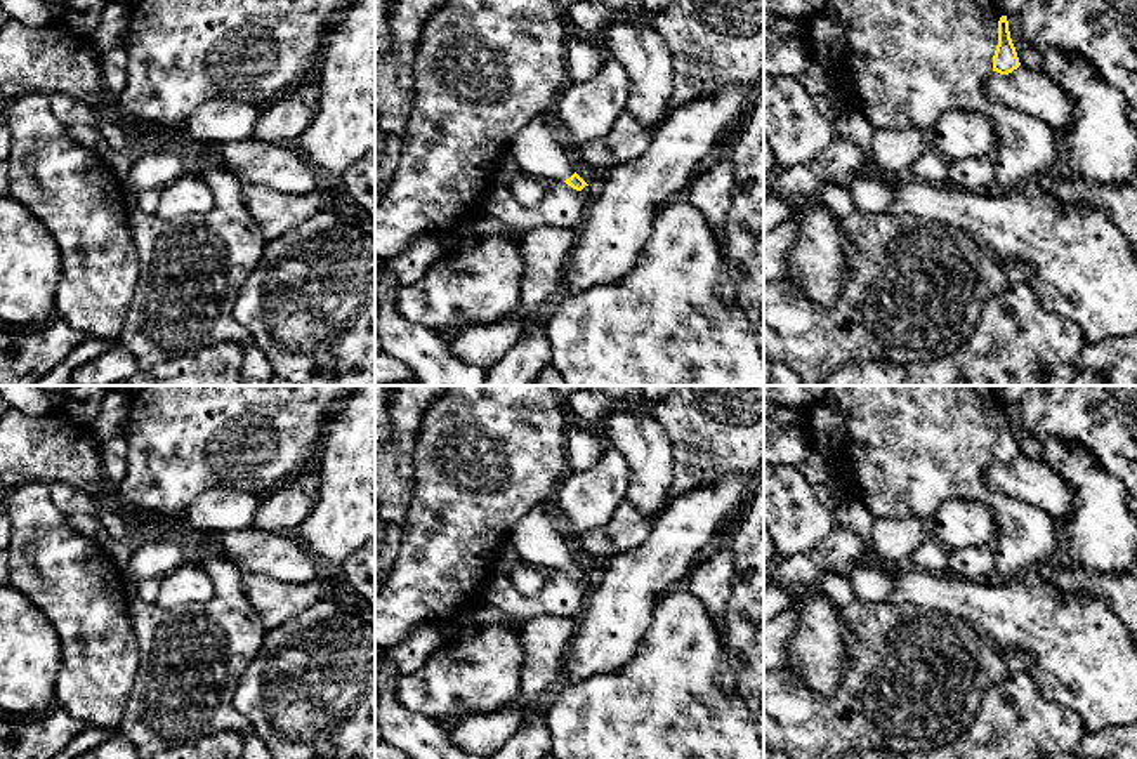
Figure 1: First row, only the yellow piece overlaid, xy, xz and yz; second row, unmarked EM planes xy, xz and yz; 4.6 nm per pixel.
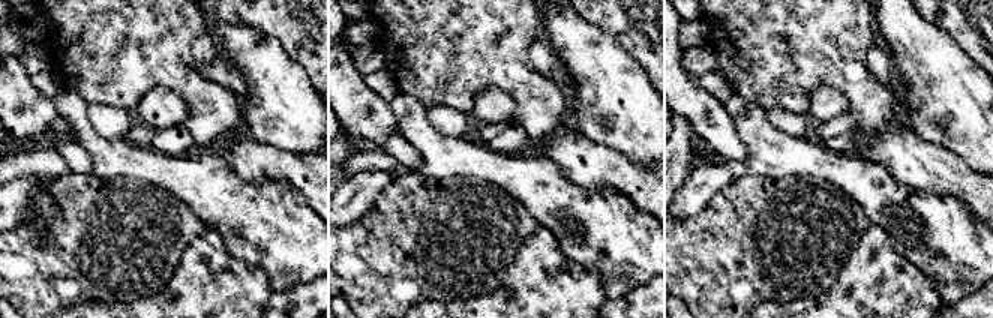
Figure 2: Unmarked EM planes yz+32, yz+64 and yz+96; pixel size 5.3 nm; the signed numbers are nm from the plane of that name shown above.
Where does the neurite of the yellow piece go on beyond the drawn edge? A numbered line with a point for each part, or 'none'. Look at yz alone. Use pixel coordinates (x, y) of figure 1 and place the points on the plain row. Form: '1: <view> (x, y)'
none

